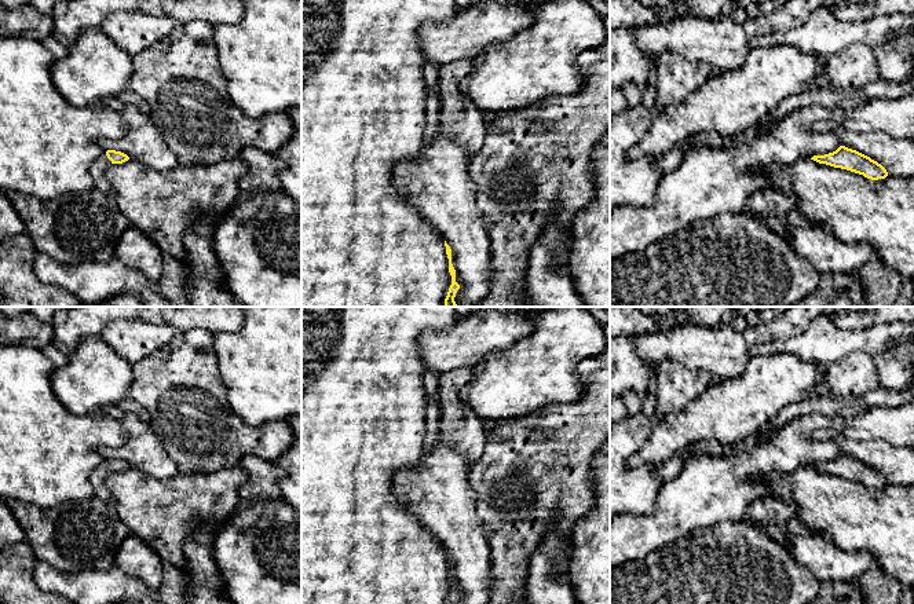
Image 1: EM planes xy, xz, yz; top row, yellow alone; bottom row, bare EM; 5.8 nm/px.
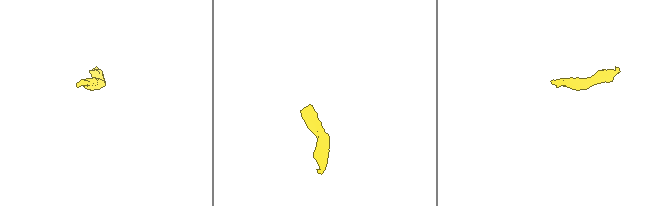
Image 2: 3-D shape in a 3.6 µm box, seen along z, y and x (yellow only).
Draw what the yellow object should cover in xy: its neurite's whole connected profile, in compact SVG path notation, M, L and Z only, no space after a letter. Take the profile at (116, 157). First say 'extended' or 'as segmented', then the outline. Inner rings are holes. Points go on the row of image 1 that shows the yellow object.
extended | M106 150L105 154L95 160L89 168L95 188L111 198L113 191L111 184L106 176L106 171L110 164L123 164L128 160L129 157L121 151Z

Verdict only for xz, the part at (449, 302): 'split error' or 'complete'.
complete

